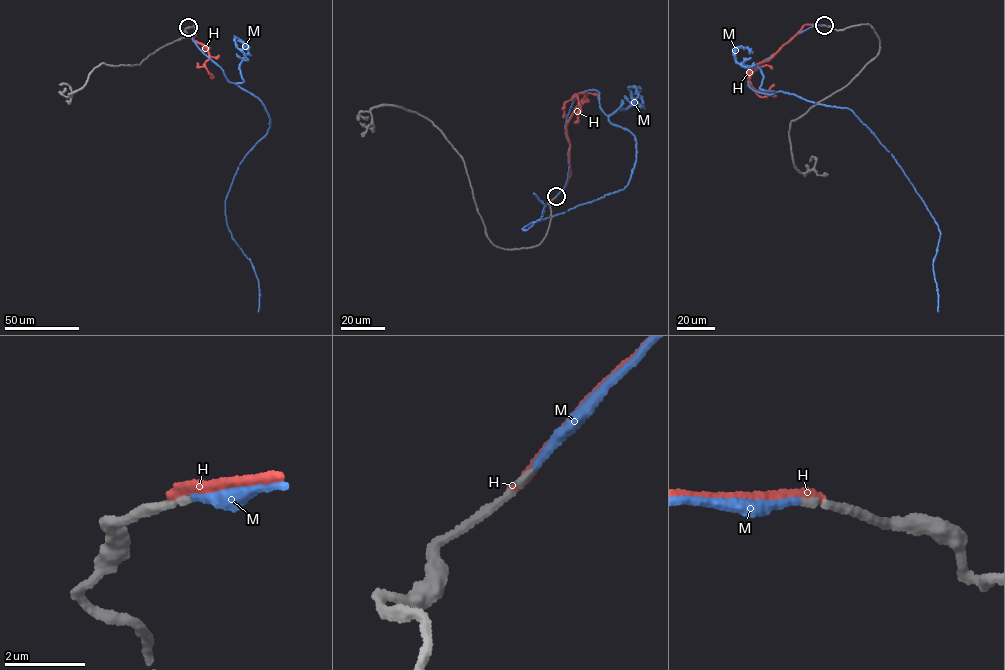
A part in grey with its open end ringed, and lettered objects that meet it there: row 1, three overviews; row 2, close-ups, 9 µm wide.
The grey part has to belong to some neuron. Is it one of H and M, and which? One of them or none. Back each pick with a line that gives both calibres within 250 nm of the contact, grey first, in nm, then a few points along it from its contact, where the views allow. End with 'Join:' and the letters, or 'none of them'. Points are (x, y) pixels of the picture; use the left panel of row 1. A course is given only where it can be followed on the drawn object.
M: 170 nm thick on the grey side, 200 nm on the other; it runs (188, 27), (270, 120), (225, 201), (231, 237), (259, 283), (258, 312)
Join: M

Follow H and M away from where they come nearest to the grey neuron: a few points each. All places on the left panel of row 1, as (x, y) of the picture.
H: (188, 27), (196, 24), (193, 40), (207, 48), (209, 57), (205, 67), (211, 78)
M: (188, 27), (270, 120), (225, 201), (231, 237), (259, 283), (258, 312)

